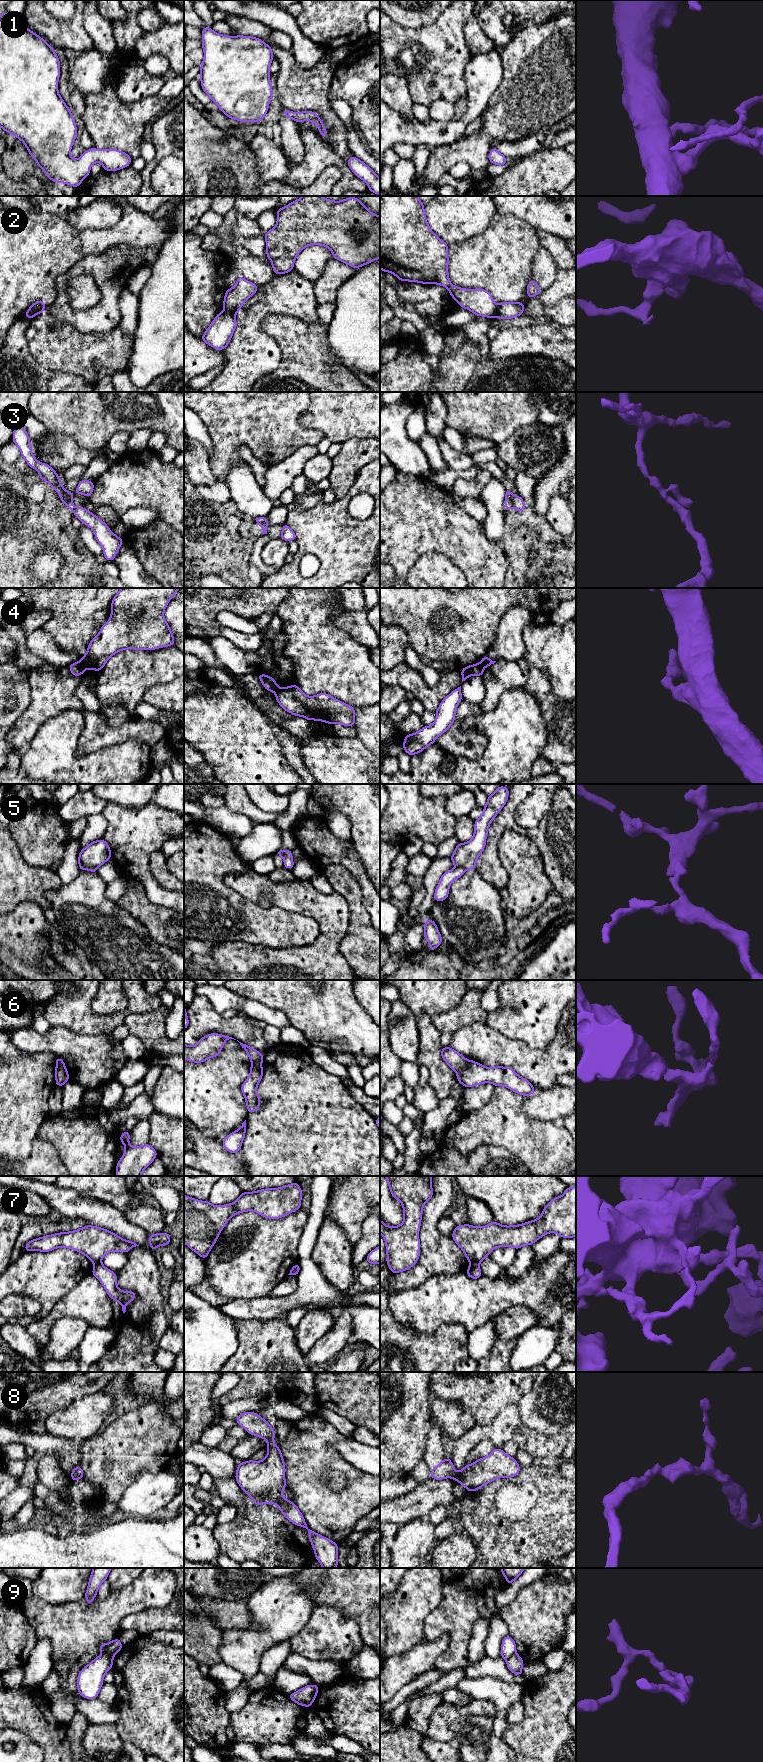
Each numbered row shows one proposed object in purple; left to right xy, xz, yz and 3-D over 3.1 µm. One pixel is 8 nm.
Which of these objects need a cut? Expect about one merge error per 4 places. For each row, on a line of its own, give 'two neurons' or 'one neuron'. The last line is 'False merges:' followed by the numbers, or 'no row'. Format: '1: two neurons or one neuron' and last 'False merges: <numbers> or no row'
1: one neuron
2: two neurons
3: two neurons
4: two neurons
5: two neurons
6: two neurons
7: two neurons
8: one neuron
9: two neurons
False merges: 2, 3, 4, 5, 6, 7, 9

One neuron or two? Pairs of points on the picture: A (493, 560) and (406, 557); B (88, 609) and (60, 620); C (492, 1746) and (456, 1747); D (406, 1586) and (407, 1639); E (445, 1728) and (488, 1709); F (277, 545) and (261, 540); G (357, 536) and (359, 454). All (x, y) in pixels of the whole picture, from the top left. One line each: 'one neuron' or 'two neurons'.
A: one neuron
B: one neuron
C: one neuron
D: one neuron
E: one neuron
F: two neurons
G: two neurons

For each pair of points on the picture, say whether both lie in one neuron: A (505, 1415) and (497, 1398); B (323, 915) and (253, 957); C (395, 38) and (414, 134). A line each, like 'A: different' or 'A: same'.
A: different
B: same
C: different

